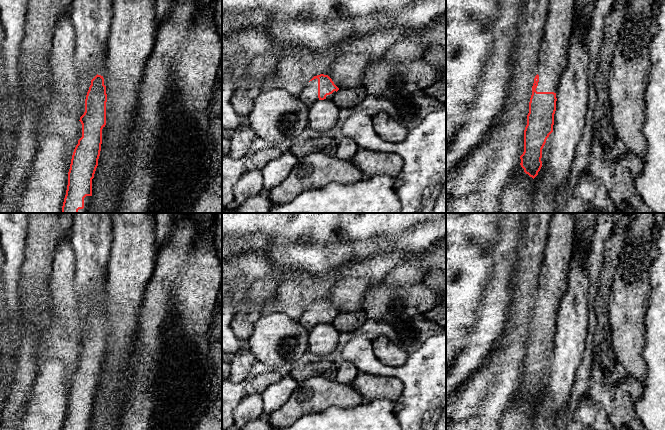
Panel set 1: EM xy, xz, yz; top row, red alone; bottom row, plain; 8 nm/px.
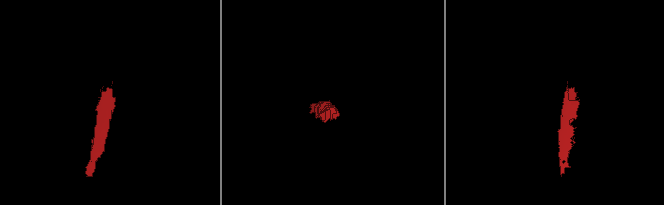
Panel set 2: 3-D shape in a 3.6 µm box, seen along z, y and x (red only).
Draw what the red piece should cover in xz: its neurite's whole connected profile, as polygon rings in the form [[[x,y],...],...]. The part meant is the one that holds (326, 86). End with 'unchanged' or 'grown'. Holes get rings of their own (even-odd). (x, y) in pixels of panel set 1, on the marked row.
[[[320,74],[310,80],[298,97],[307,107],[311,107],[318,100],[331,100],[338,90],[328,75]]]; grown

